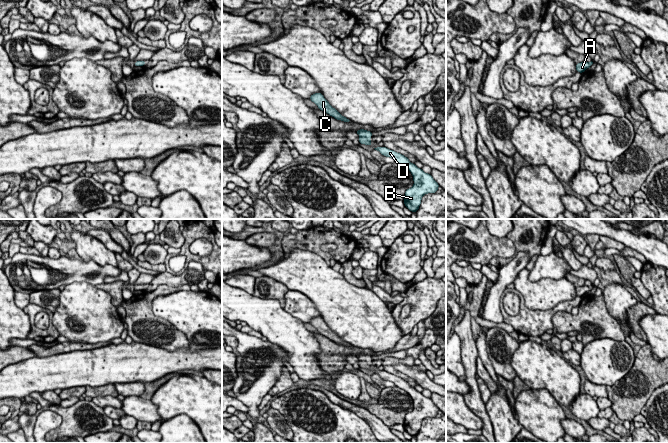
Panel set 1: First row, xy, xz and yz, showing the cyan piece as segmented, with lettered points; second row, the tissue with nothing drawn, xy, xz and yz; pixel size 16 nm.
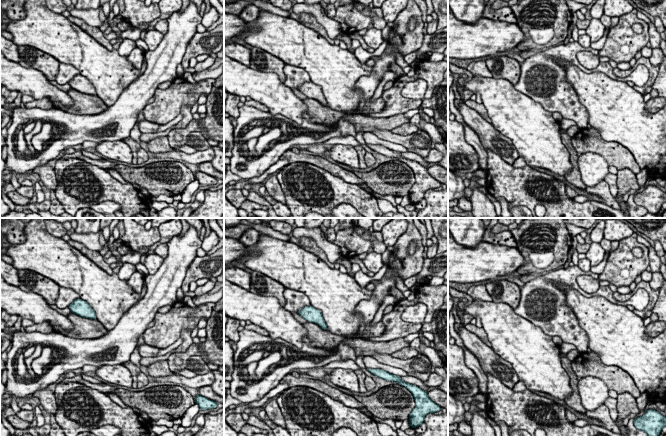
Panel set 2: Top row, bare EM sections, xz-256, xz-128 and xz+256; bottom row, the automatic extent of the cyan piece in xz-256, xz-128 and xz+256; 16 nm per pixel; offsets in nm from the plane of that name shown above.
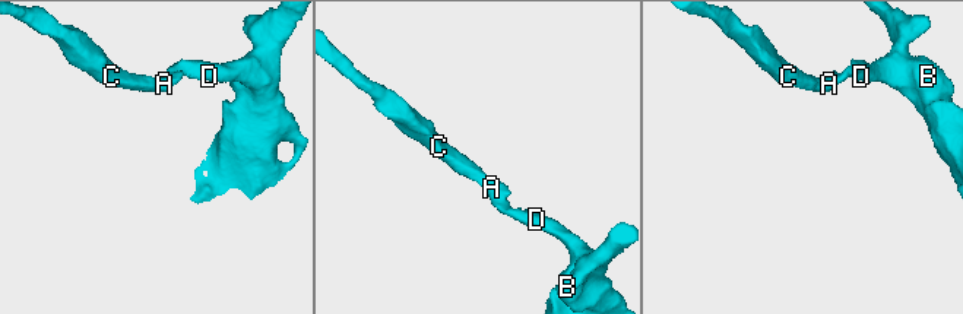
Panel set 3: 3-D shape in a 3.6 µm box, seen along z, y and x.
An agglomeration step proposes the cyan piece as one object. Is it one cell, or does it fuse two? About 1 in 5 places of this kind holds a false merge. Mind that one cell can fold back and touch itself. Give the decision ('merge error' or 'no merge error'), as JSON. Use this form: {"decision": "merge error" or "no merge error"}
{"decision": "no merge error"}

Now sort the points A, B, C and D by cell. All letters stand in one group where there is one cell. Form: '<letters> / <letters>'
A B C D

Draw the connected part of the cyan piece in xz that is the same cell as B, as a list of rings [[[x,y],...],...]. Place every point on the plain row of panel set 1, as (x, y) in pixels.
[[[386,371],[374,372],[383,380],[393,382],[397,387],[406,391],[413,400],[413,411],[405,416],[404,428],[411,436],[417,436],[421,428],[422,421],[428,417],[436,417],[439,408],[433,403],[431,398],[425,397],[421,392],[418,392],[414,387],[411,387],[407,381],[390,374]]]

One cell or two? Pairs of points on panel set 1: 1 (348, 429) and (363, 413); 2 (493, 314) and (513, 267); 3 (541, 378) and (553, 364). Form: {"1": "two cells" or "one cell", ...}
{"1": "two cells", "2": "one cell", "3": "one cell"}

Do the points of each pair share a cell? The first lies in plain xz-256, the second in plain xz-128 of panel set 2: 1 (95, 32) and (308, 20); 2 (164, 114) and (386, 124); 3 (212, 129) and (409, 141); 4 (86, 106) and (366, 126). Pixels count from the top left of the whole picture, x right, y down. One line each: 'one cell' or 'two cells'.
1: one cell
2: two cells
3: two cells
4: one cell

